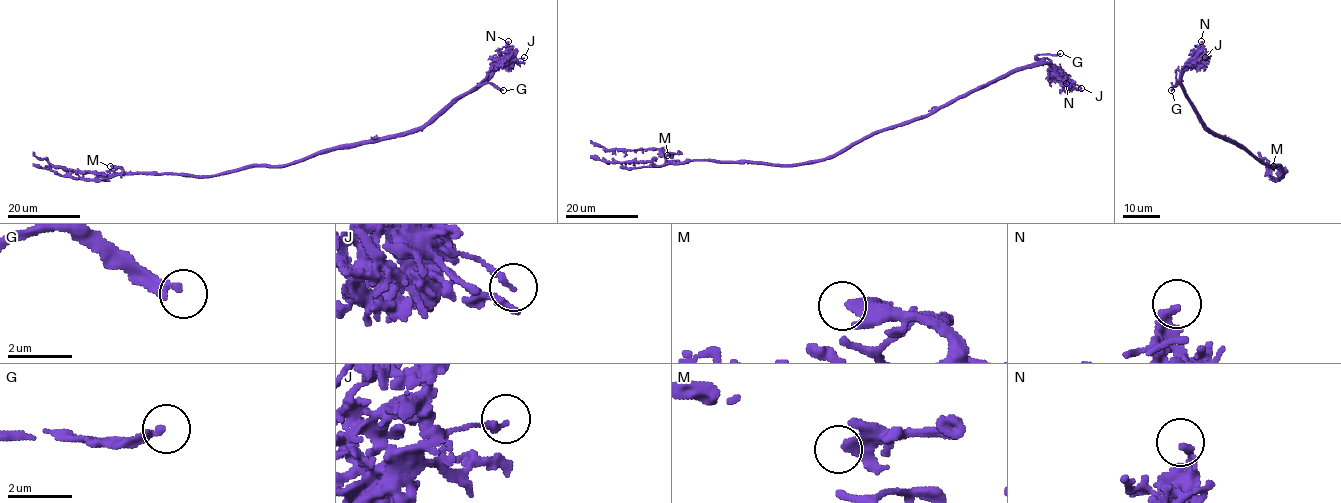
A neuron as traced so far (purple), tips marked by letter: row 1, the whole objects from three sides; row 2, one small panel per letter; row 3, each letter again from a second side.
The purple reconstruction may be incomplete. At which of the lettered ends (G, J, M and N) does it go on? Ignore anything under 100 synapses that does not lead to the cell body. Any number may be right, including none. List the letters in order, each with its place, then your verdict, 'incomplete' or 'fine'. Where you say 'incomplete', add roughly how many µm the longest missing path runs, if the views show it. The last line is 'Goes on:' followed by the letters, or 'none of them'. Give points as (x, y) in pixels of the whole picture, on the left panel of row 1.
G: (503, 90) | incomplete | 20 µm
J: (524, 57) | fine
M: (110, 166) | fine
N: (508, 41) | fine
Goes on: G

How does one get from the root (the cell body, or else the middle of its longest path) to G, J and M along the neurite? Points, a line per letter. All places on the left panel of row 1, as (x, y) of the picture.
G: (298, 162), (328, 149), (408, 134), (434, 121), (480, 84), (493, 83), (503, 90)
J: (298, 162), (328, 149), (408, 134), (434, 121), (458, 99), (476, 90), (505, 63), (524, 57)
M: (298, 162), (254, 165), (210, 176), (114, 173), (108, 177), (122, 172), (119, 167), (110, 166)

